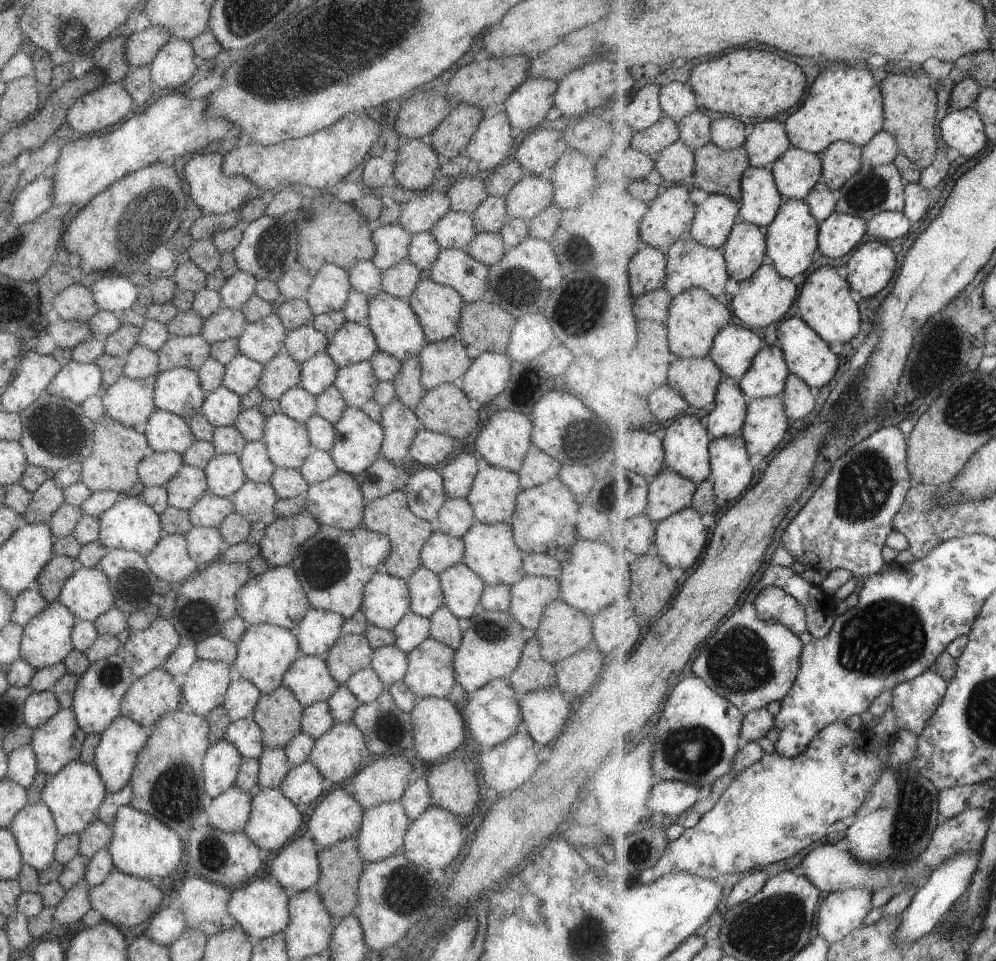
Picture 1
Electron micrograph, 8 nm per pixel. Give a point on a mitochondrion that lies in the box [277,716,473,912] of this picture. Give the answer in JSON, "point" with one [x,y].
{"point":[400,889]}

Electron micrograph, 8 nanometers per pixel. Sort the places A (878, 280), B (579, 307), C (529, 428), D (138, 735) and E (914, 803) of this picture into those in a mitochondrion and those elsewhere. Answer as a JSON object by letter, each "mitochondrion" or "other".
{"A":"other","B":"mitochondrion","C":"other","D":"other","E":"mitochondrion"}

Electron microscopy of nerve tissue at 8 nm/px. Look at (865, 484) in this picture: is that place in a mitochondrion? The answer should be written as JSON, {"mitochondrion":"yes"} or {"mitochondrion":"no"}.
{"mitochondrion":"yes"}

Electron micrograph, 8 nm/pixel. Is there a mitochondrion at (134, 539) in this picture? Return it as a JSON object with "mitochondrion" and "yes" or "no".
{"mitochondrion":"no"}

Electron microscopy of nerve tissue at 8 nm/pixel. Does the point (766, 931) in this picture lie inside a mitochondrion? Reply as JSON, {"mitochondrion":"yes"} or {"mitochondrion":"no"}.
{"mitochondrion":"yes"}

